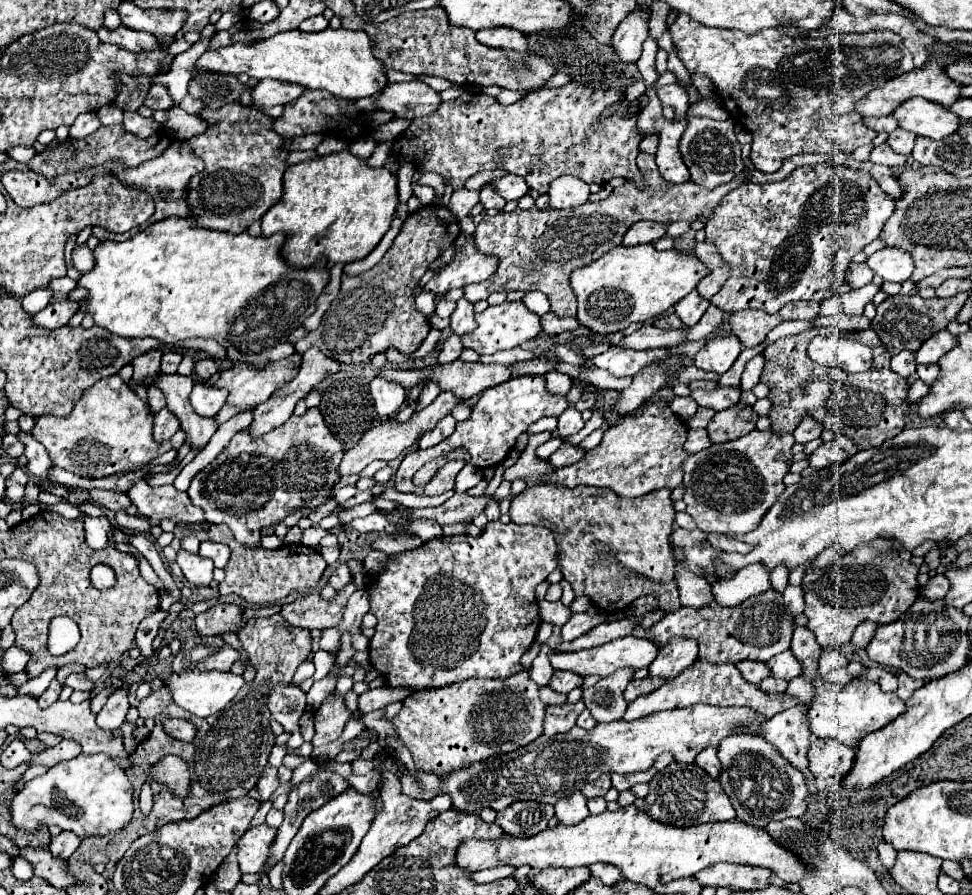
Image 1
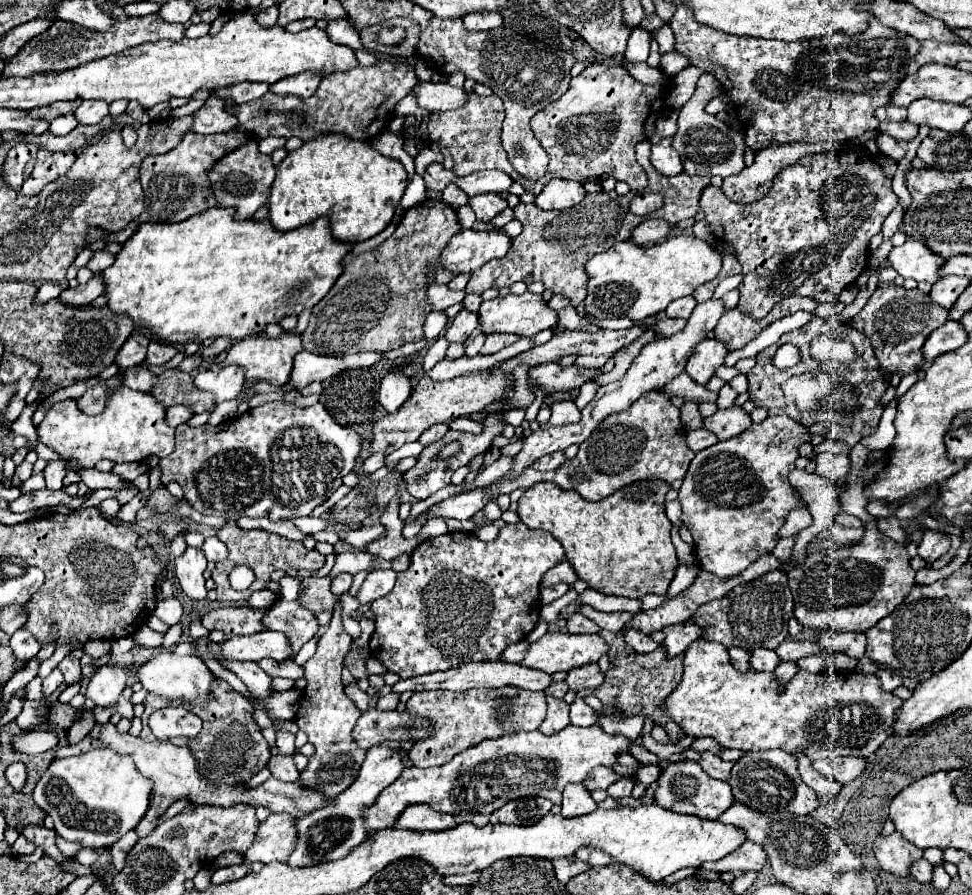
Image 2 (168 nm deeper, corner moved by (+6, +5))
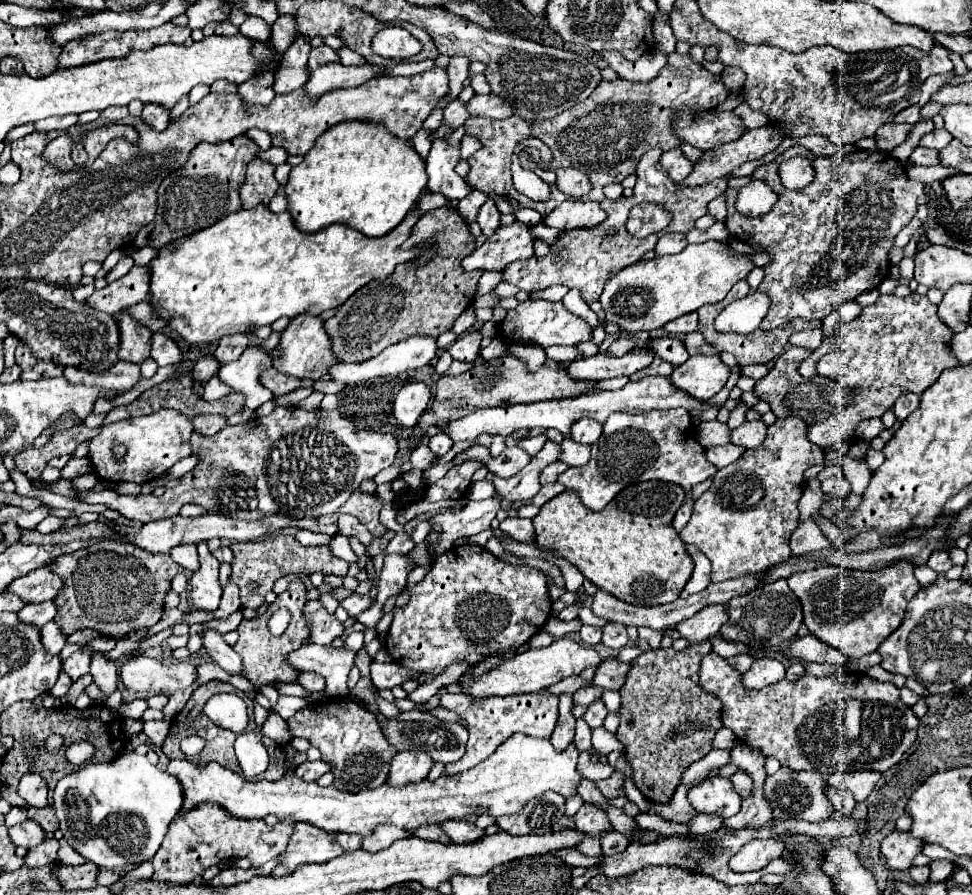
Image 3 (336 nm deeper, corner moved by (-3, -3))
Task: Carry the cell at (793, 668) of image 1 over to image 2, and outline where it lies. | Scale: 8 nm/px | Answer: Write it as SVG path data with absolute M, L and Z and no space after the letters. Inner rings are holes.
M755 649L751 655L751 669L753 671L775 671L775 667L781 663L779 655L769 649Z

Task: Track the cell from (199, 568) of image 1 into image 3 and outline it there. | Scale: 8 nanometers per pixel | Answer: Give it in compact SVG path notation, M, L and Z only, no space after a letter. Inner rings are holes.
M206 541L198 545L198 555L200 555L200 569L190 579L192 603L196 609L216 611L222 597L222 585L218 581L220 561L212 557Z

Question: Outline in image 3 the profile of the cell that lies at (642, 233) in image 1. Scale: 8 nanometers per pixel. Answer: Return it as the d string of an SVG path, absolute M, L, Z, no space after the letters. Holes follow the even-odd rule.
M666 233L666 235L660 237L660 241L658 241L654 251L656 251L656 255L674 255L674 253L680 253L686 245L688 245L686 235Z

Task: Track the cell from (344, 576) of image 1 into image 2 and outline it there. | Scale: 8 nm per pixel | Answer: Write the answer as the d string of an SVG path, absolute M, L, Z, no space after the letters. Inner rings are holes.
M341 573L337 575L333 581L331 581L331 591L335 595L341 595L343 591L347 591L351 587L351 581L353 581L353 575L351 573Z

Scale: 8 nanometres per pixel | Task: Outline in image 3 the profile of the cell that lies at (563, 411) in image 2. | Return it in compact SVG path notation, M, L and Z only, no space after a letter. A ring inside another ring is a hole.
M580 419L576 421L576 425L572 425L572 439L578 443L588 443L592 445L594 441L598 441L602 435L602 423L596 419Z

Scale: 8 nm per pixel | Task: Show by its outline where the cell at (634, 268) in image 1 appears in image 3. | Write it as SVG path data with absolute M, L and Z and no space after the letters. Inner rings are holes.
M708 241L700 245L688 245L678 255L654 257L652 261L638 261L628 269L622 269L608 279L600 303L608 323L616 323L622 331L654 331L664 323L698 311L702 305L720 303L732 285L746 279L756 265L748 255L734 253L728 243Z

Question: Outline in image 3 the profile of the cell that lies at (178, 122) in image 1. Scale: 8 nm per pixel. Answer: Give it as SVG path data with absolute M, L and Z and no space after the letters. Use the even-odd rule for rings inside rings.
M250 129L246 131L248 137L252 137L260 149L270 149L272 147L272 139L270 139L270 133L268 131L260 131L260 129Z

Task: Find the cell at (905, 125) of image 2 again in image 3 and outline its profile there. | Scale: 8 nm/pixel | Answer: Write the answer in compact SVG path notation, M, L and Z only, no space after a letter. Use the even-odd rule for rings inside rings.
M936 129L936 131L930 131L930 133L926 133L924 137L922 137L922 141L920 141L920 145L922 147L932 147L932 149L944 149L950 141L952 141L954 137L946 131L946 129Z

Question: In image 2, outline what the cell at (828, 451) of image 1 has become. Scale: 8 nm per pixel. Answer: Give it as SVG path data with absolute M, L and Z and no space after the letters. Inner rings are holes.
M821 453L821 455L815 457L815 463L817 463L817 469L815 469L817 475L835 481L835 479L843 477L849 471L851 459L845 453L837 453L837 455L833 455L833 453Z

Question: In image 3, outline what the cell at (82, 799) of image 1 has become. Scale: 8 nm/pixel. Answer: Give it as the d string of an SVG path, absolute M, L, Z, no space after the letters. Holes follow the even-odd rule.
M124 753L110 763L86 763L82 769L62 777L54 789L54 809L60 819L60 831L64 839L86 861L112 871L124 865L140 865L150 861L160 849L166 829L182 809L182 803L184 789L180 781L168 771L160 771L138 753Z

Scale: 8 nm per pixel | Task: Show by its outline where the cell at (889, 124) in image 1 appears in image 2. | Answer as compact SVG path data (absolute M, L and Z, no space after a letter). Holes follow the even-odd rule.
M885 105L875 111L875 117L879 121L903 121L903 119L907 119L907 109L895 107L895 105Z

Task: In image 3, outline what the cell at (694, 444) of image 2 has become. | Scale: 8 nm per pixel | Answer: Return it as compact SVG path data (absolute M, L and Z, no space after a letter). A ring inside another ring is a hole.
M730 443L730 445L722 445L722 447L710 447L706 451L706 455L708 455L708 461L712 465L716 465L718 469L722 469L724 465L730 465L730 463L738 461L744 451L746 451L744 447L738 447L738 445Z

